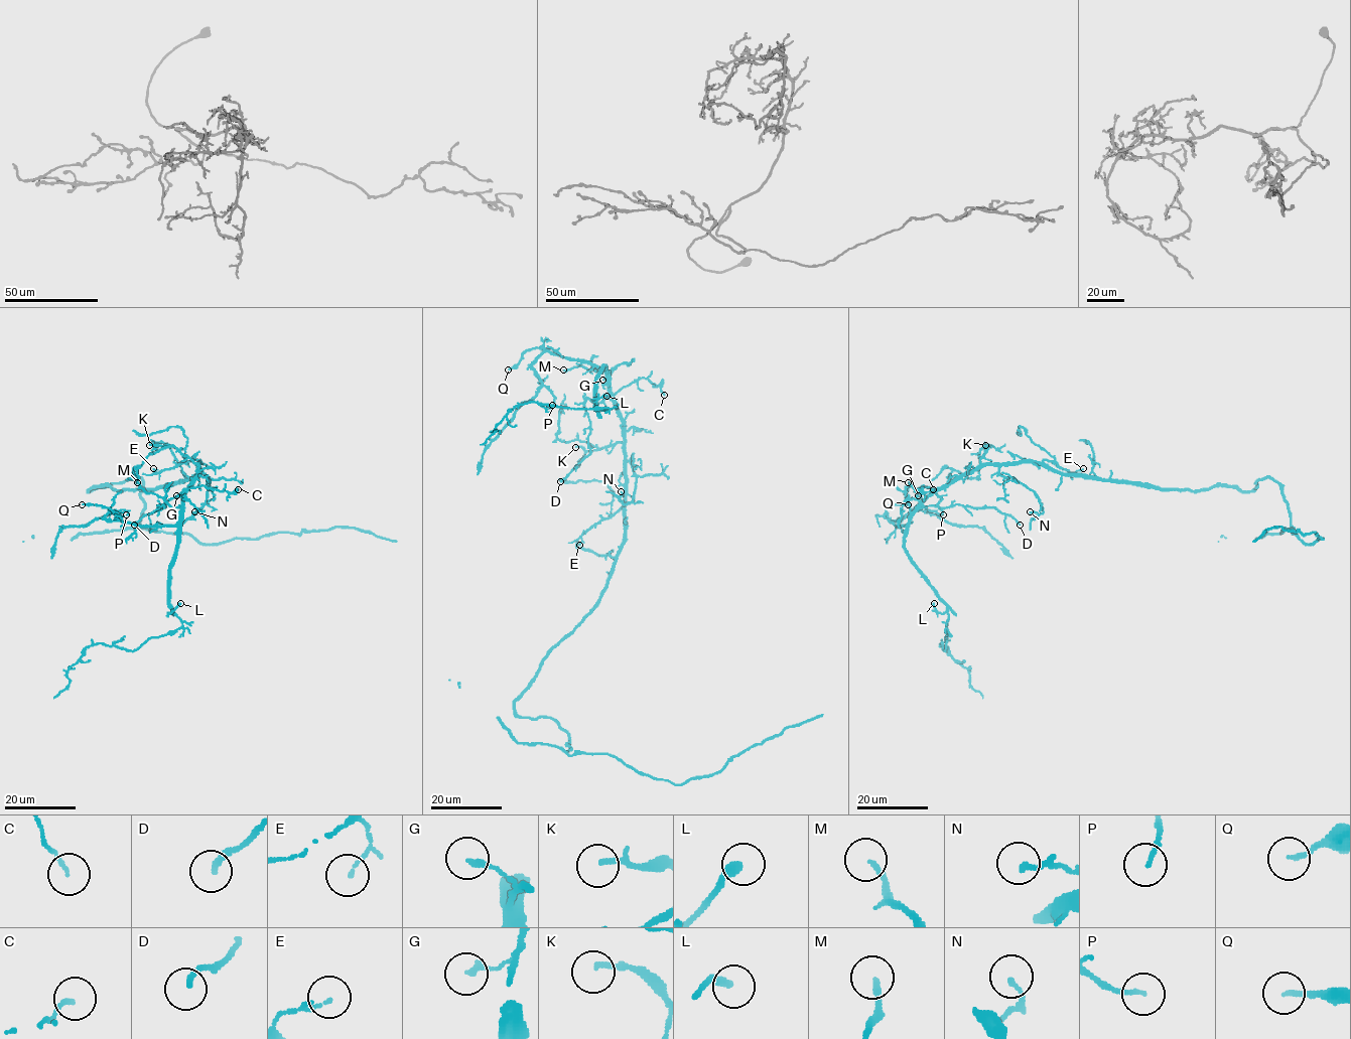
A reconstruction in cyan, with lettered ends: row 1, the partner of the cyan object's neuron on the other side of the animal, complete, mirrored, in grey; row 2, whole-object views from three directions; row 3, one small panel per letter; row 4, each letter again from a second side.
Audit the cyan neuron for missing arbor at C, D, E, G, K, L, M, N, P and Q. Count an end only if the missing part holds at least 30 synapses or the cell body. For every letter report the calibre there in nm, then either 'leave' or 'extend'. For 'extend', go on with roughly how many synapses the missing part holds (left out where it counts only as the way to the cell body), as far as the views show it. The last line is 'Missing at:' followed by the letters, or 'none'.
C: calibre 110 nm; leave
D: calibre 170 nm; leave
E: calibre 110 nm; leave
G: calibre 170 nm; leave
K: calibre 180 nm; leave
L: calibre 300 nm; leave
M: calibre 190 nm; leave
N: calibre 160 nm; leave
P: calibre 150 nm; leave
Q: calibre 160 nm; leave
Missing at: none

